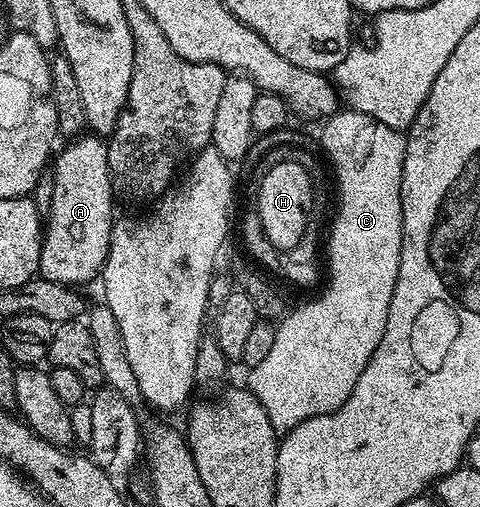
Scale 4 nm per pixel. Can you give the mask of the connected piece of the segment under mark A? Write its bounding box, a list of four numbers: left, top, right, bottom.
[38,133,113,285]

